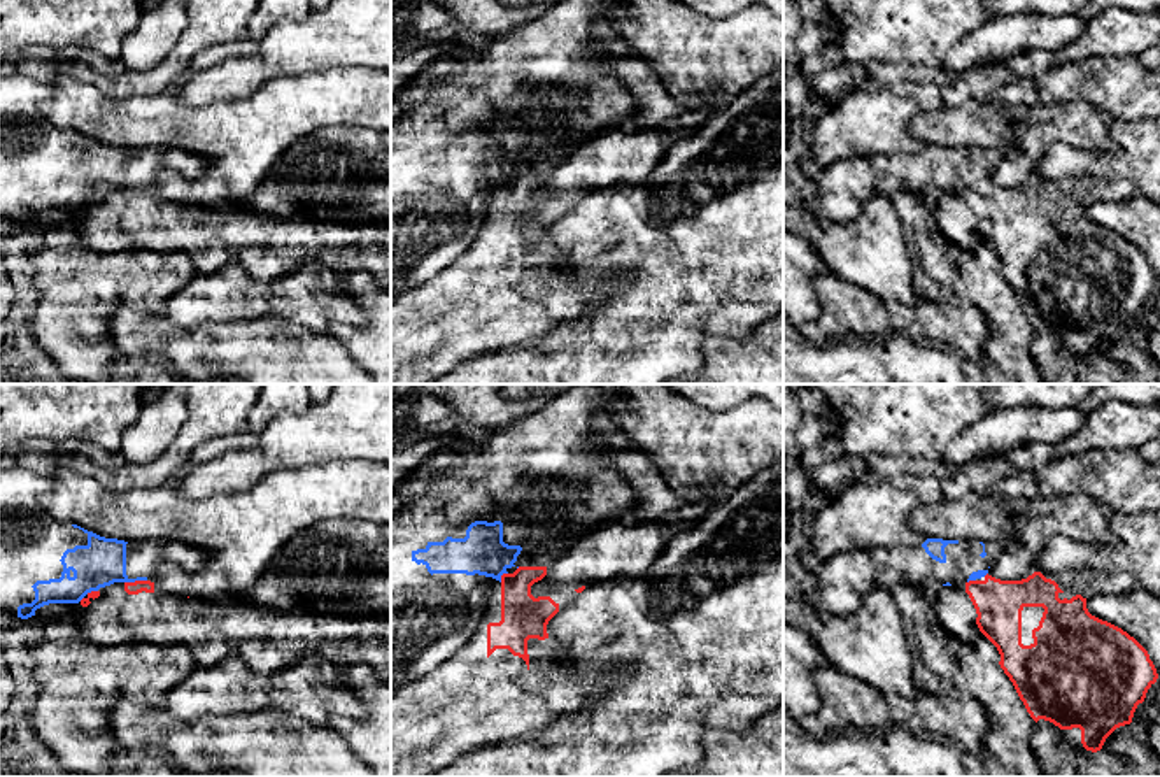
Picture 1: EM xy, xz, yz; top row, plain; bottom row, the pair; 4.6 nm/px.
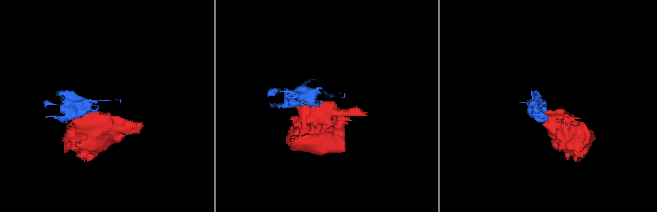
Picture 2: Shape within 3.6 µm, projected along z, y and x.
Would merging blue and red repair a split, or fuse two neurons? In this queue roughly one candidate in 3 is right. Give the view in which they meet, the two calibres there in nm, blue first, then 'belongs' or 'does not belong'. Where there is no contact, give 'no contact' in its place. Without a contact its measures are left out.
contact in xy; calibres 220 and 60 nm; does not belong

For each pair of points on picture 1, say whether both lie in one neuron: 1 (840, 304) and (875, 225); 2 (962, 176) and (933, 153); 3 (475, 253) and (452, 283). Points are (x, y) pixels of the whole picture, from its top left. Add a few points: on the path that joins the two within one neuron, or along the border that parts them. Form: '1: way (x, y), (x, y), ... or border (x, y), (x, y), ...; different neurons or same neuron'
1: border (827, 269), (870, 290), (885, 304); different neurons
2: way (955, 169), (950, 169), (940, 158); same neuron
3: way (470, 260), (456, 276); same neuron

